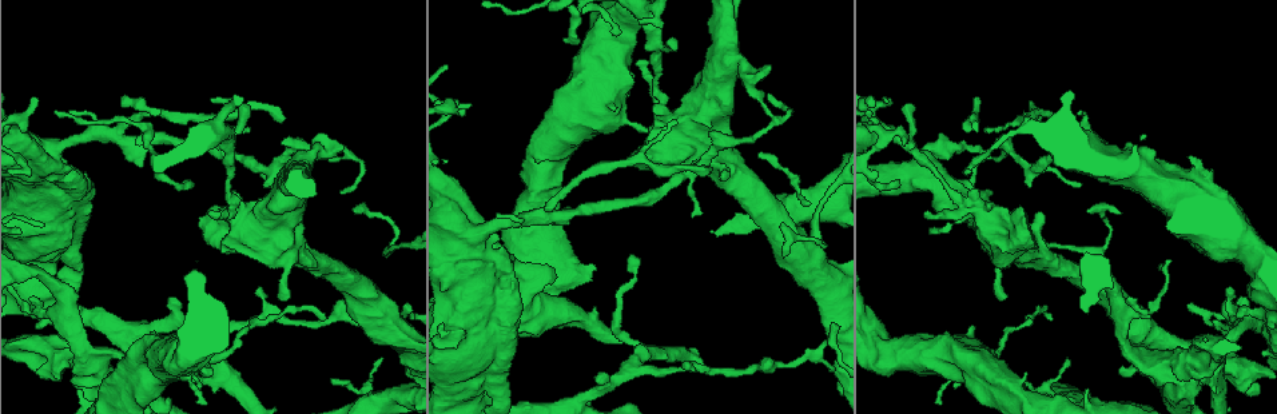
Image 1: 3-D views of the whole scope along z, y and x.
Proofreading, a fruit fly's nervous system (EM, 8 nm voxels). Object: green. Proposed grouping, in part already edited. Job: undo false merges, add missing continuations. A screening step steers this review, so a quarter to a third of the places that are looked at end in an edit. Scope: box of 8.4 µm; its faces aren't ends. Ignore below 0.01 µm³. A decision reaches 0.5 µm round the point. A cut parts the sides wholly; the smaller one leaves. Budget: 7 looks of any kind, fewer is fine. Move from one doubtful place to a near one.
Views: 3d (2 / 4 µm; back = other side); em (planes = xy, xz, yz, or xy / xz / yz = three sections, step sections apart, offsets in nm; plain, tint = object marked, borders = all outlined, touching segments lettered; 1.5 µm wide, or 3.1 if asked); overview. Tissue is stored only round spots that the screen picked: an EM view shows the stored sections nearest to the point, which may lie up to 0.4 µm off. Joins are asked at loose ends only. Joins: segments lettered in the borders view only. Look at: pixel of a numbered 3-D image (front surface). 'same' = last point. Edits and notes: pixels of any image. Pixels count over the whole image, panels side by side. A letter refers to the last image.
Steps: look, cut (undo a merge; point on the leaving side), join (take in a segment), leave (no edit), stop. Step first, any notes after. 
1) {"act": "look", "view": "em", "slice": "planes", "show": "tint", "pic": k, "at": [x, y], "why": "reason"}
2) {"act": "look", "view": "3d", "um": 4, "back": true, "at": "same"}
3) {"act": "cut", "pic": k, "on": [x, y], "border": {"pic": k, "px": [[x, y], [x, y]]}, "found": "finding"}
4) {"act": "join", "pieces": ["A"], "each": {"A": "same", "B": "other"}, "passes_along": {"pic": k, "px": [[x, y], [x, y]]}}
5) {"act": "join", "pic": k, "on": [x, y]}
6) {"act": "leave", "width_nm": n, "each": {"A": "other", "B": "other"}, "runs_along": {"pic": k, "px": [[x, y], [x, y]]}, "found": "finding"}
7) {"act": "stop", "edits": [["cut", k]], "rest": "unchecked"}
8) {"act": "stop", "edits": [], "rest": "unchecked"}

{"act": "look", "view": "em", "slice": "planes", "show": "borders", "pic": 1, "at": [69, 111], "why": "branch stops here"}

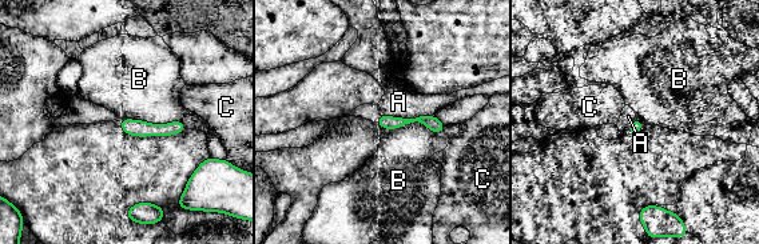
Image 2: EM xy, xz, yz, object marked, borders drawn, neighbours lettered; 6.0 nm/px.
{"act": "leave", "each": {"A": "other", "B": "other", "C": "other"}, "border": {"pic": 2, "px": [[446, 126], [385, 130]]}, "found": "none of them fits"}

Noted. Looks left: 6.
{"act": "look", "view": "em", "slice": "planes", "show": "borders", "pic": 1, "at": [404, 304], "why": "an open end"}

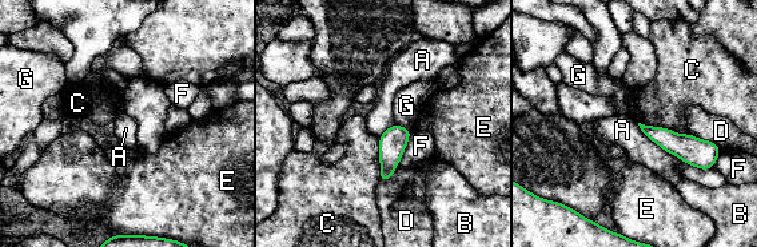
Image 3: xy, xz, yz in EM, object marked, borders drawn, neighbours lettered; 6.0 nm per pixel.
{"act": "leave", "each": {"A": "other", "B": "other", "C": "other", "D": "other", "E": "other", "F": "other", "G": "other"}, "border": {"pic": 3, "px": [[638, 122], [689, 134]]}, "found": "none of them fits"}

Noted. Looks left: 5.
{"act": "look", "view": "em", "slice": "planes", "show": "plain", "pic": 1, "at": [258, 287], "why": "free end"}

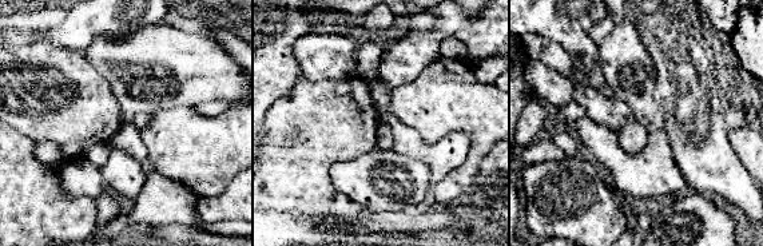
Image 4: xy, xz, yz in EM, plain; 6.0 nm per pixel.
{"act": "look", "view": "em", "slice": "planes", "show": "borders", "at": "same"}

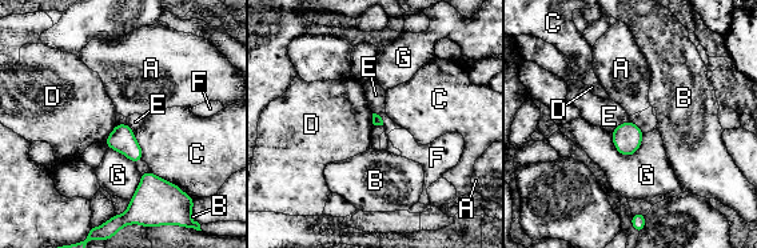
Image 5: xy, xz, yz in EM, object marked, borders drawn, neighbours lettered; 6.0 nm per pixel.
{"act": "leave", "each": {"A": "other", "B": "other", "C": "other", "D": "other", "E": "other", "F": "other", "G": "other"}, "border": {"pic": 5, "px": [[116, 123], [103, 142]]}, "found": "none of them fits"}

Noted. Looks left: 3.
{"act": "stop", "edits": [], "rest": "unchecked"}

